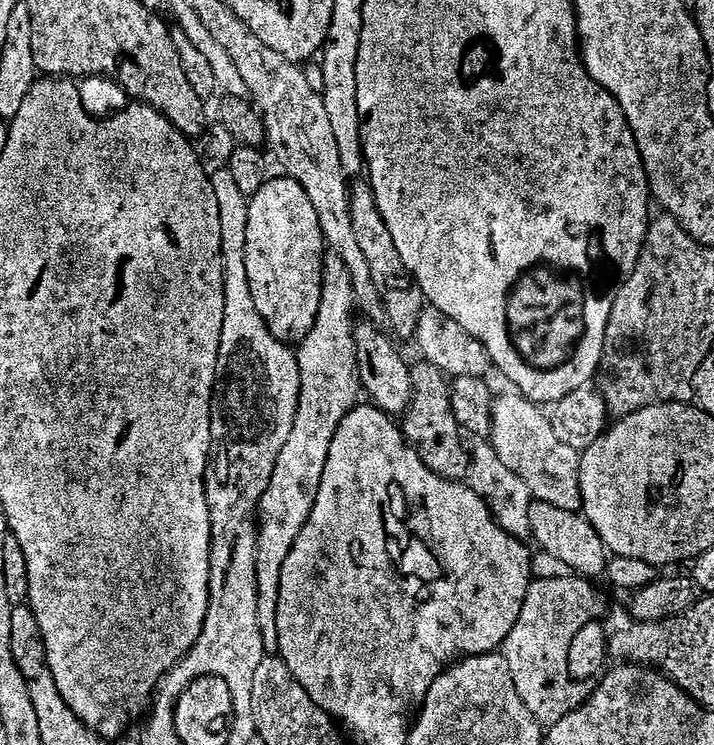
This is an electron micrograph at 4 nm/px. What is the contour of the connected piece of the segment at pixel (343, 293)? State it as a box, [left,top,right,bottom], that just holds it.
[256,247,361,654]

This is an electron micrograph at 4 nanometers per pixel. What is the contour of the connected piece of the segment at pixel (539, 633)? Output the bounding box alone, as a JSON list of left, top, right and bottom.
[500,574,604,726]

